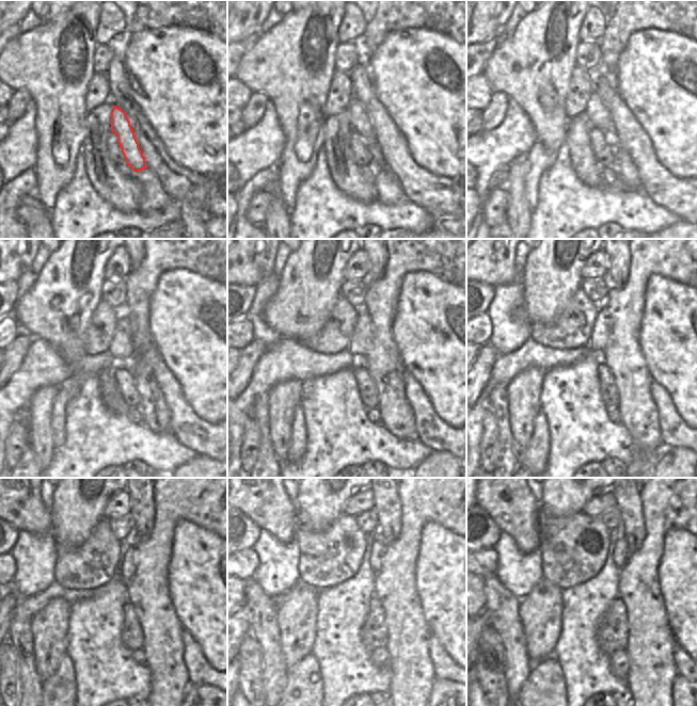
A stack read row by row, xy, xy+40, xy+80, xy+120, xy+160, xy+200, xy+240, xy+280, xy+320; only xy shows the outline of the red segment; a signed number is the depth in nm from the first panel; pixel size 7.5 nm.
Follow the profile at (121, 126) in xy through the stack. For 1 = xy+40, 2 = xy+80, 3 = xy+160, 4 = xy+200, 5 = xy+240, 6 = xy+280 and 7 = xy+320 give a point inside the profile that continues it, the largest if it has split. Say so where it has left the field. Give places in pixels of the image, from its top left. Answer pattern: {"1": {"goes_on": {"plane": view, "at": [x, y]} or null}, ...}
{"1": {"goes_on": {"plane": "xy+40", "at": [360, 122]}}, "2": {"goes_on": {"plane": "xy+80", "at": [599, 117]}}, "3": {"goes_on": {"plane": "xy+160", "at": [360, 345]}}, "4": {"goes_on": {"plane": "xy+200", "at": [601, 332]}}, "5": {"goes_on": {"plane": "xy+240", "at": [127, 563]}}, "6": {"goes_on": {"plane": "xy+280", "at": [378, 548]}}, "7": {"goes_on": {"plane": "xy+320", "at": [620, 557]}}}

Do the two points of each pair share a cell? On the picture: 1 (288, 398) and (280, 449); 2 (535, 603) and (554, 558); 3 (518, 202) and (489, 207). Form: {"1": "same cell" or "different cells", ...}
{"1": "same cell", "2": "different cells", "3": "different cells"}

